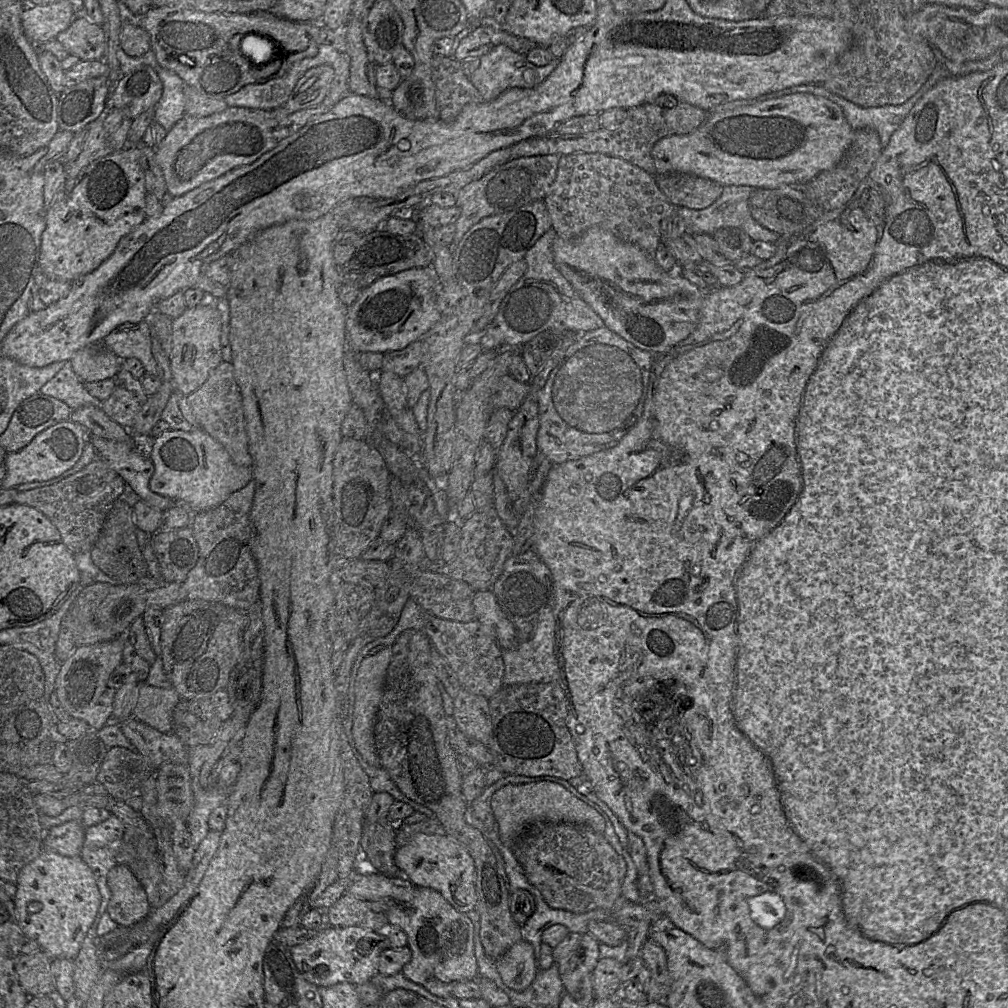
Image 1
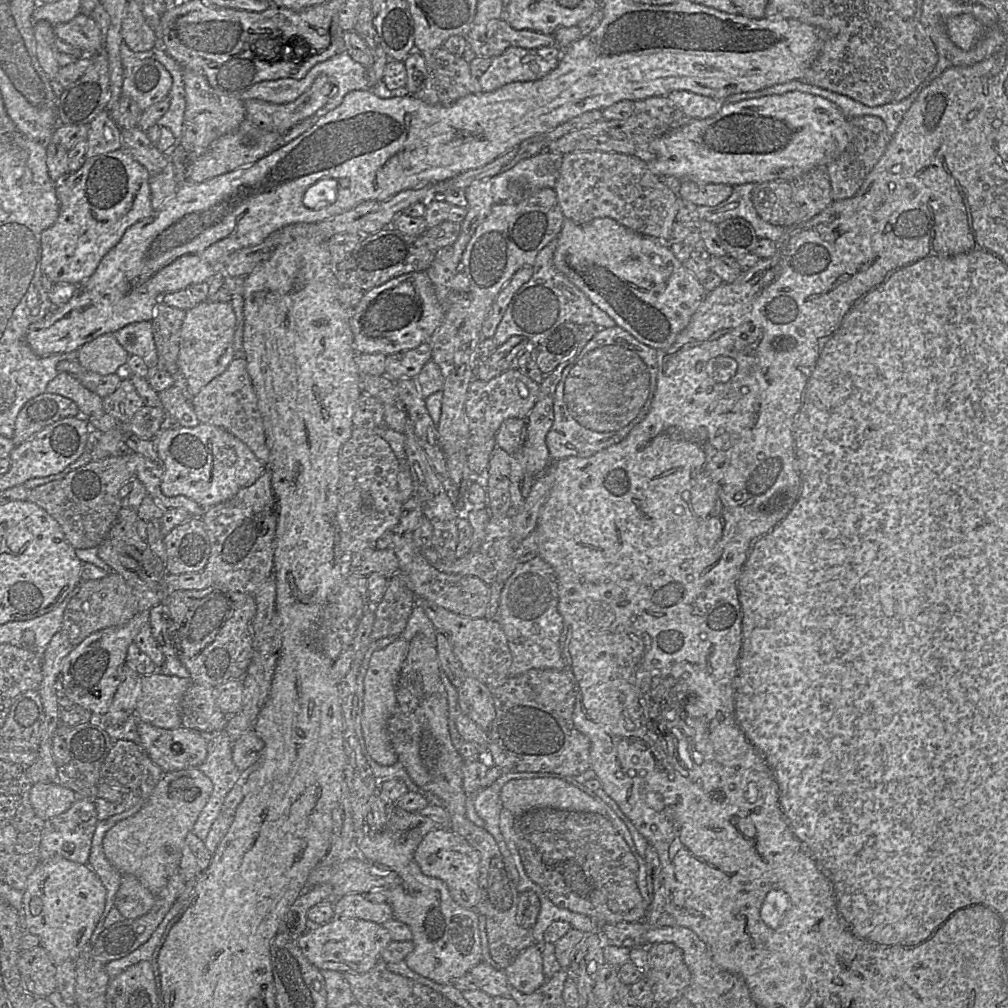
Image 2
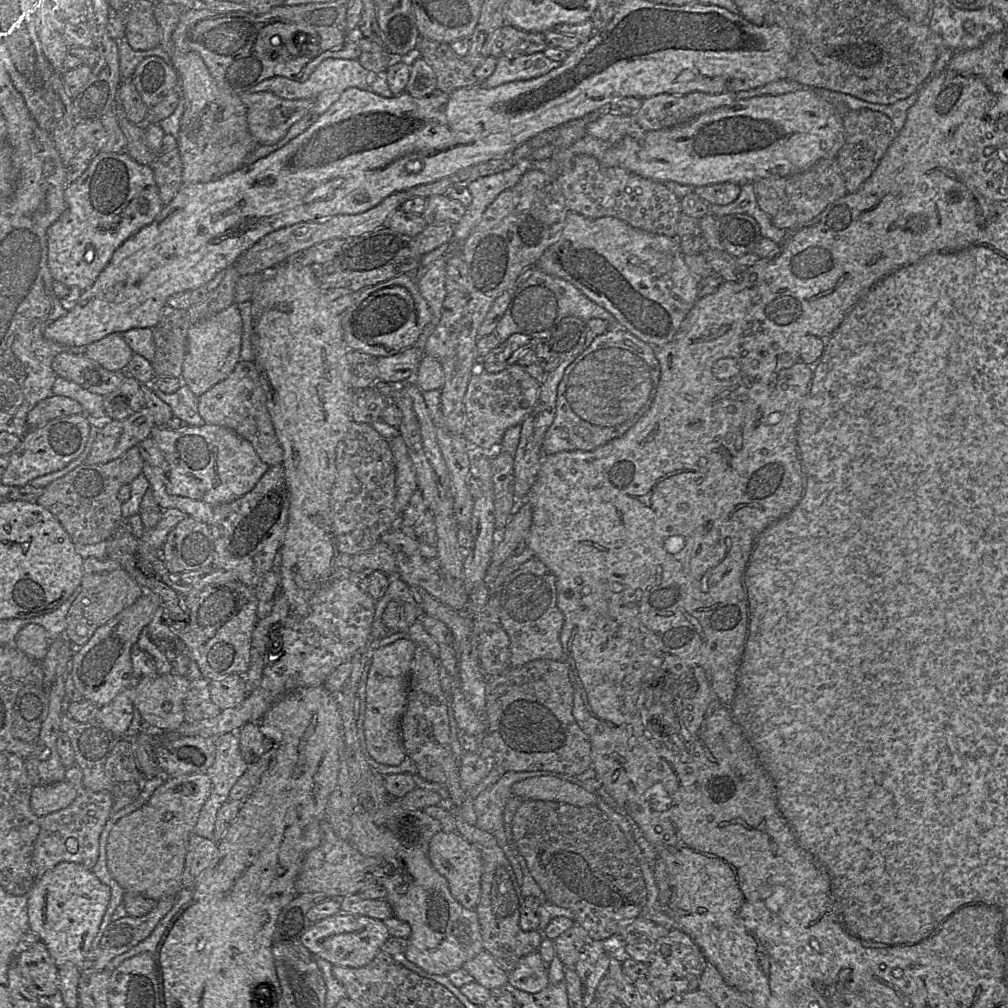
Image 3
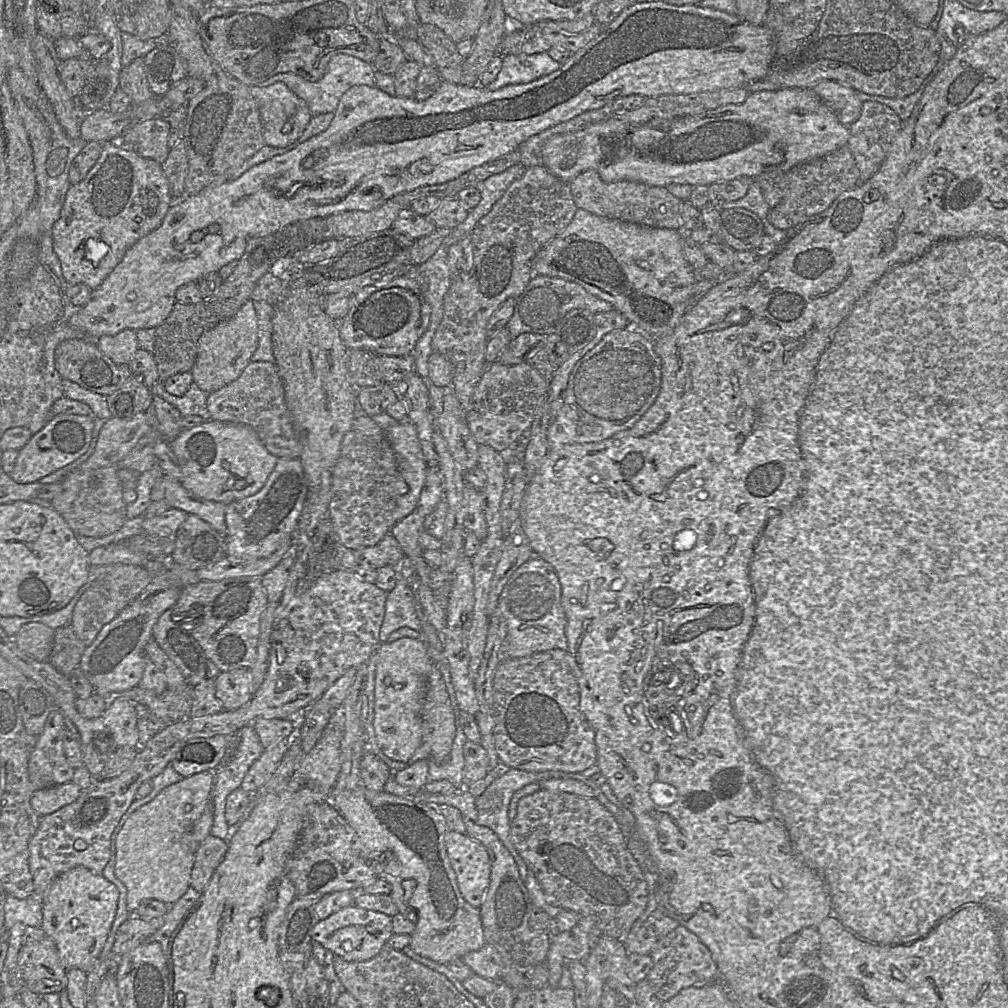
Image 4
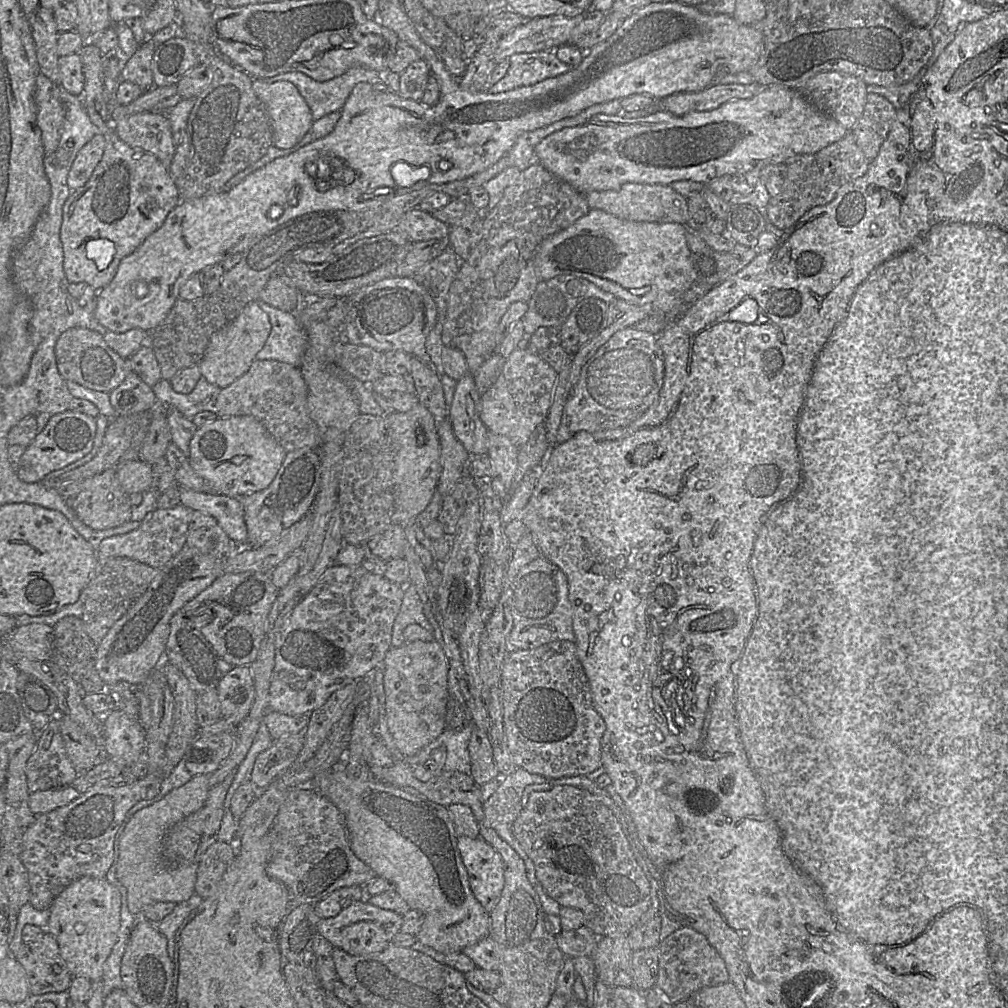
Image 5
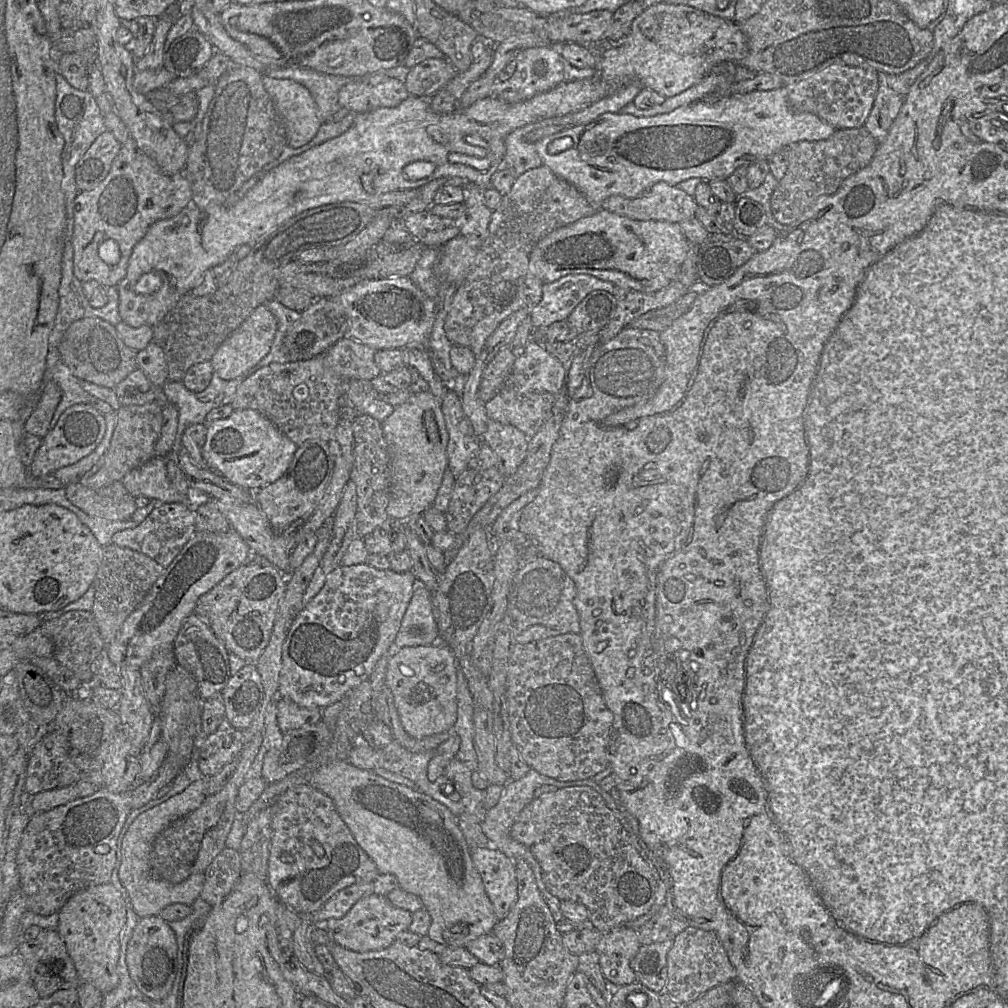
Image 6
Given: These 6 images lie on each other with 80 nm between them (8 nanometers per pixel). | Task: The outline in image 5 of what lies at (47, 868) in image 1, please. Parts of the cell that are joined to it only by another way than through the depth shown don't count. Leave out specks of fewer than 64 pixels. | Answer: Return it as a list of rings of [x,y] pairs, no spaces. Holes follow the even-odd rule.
[[[84,876],[74,880],[55,898],[49,912],[46,931],[57,940],[72,976],[83,976],[90,981],[102,979],[103,965],[117,942],[121,924],[119,889],[106,879]]]

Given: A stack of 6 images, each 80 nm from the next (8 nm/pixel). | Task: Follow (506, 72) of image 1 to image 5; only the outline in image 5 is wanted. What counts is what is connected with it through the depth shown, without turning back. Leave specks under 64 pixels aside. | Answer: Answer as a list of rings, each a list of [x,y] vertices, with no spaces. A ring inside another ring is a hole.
[[[554,49],[517,53],[513,54],[508,60],[509,69],[506,75],[488,89],[489,93],[497,94],[531,86],[572,69],[572,66],[557,58]]]

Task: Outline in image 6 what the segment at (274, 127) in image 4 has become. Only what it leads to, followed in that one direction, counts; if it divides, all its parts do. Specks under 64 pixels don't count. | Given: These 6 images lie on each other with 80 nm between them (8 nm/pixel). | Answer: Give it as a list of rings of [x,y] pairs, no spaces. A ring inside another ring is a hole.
[[[262,76],[262,83],[283,124],[287,146],[298,148],[307,144],[321,125],[309,91],[289,79]]]

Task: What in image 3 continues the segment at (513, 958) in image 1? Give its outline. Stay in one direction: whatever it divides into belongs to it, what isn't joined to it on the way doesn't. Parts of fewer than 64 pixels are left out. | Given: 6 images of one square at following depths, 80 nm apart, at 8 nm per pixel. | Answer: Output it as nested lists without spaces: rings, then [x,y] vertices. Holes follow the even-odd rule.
[[[539,951],[520,959],[517,967],[508,973],[508,986],[527,993],[537,993],[549,985],[547,970]]]

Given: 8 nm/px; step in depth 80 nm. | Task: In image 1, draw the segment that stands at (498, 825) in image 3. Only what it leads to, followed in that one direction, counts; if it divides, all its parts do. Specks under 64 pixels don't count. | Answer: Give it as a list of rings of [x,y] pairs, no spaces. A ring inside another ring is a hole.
[[[507,775],[506,777],[498,780],[490,786],[486,786],[480,796],[478,796],[472,803],[470,803],[474,814],[478,817],[487,827],[487,837],[489,840],[496,843],[497,847],[501,849],[502,842],[499,838],[498,824],[492,811],[492,797],[507,784],[524,784],[540,781],[552,781],[558,783],[569,790],[574,796],[586,802],[590,806],[599,809],[594,803],[589,801],[586,796],[577,792],[568,782],[557,777],[528,777],[522,775]]]

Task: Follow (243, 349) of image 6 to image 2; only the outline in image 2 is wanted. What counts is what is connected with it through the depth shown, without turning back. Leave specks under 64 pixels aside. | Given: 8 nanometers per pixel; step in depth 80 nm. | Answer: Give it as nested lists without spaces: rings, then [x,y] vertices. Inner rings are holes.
[[[205,300],[186,310],[180,331],[178,369],[187,381],[188,392],[196,396],[234,360],[233,339],[236,316],[229,302]]]

